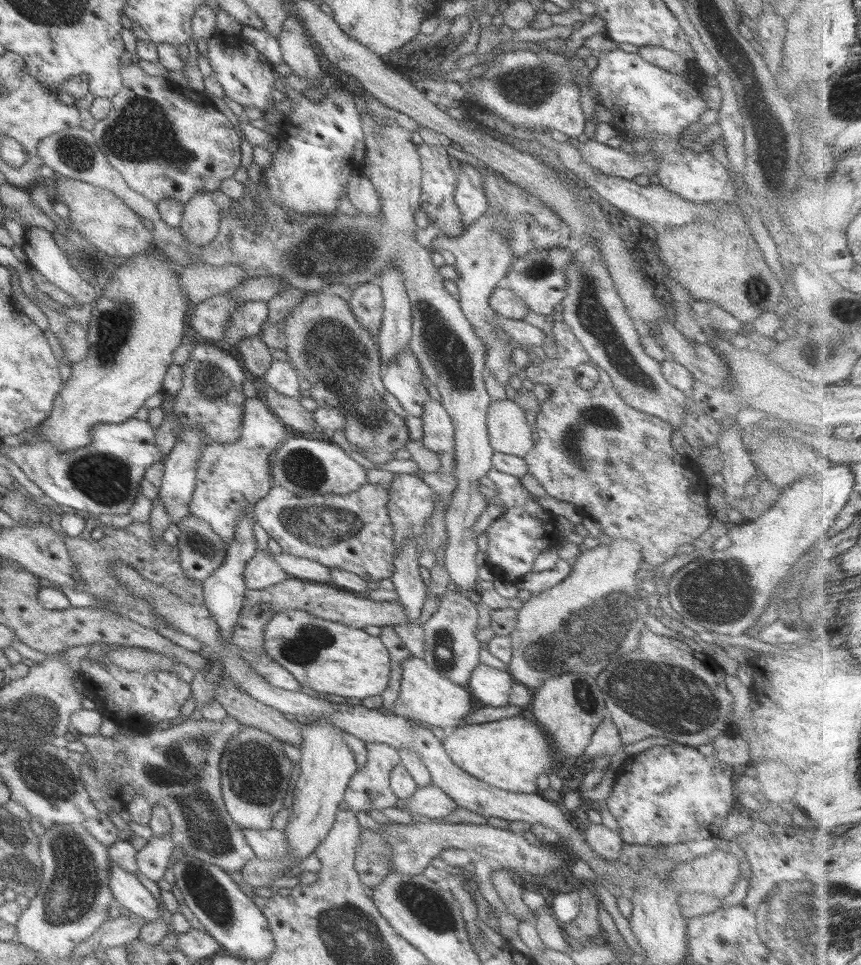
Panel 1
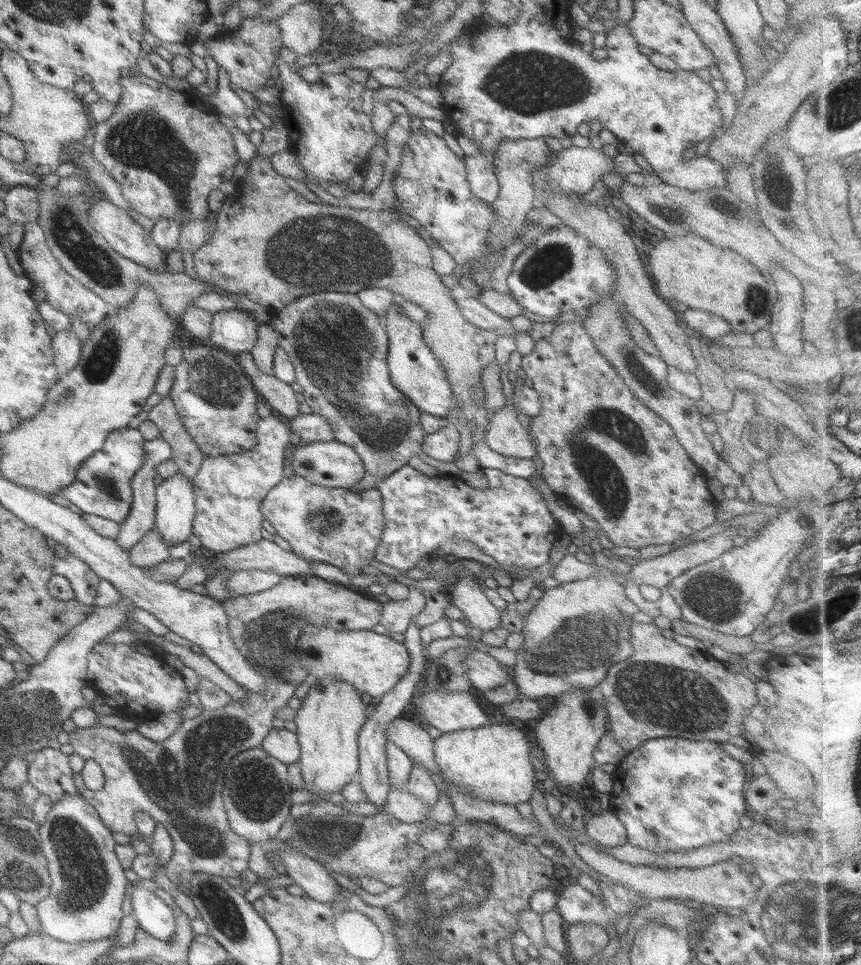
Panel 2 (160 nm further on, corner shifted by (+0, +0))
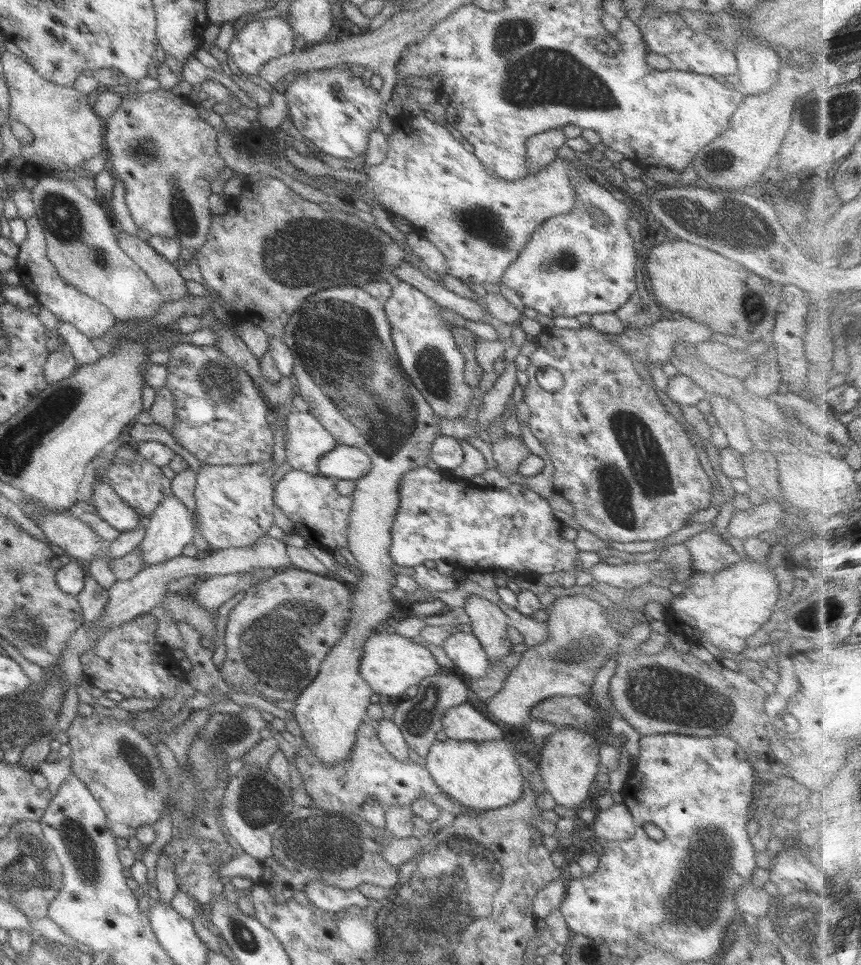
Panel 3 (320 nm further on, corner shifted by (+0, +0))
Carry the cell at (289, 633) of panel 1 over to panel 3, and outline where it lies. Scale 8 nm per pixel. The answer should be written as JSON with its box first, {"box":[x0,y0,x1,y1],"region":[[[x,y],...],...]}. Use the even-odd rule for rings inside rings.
{"box":[358,631,443,699],"region":[[[374,631],[363,643],[358,671],[375,694],[379,694],[381,699],[387,699],[391,696],[404,697],[404,692],[409,686],[415,686],[424,678],[443,669],[429,650],[420,643],[395,633]]]}

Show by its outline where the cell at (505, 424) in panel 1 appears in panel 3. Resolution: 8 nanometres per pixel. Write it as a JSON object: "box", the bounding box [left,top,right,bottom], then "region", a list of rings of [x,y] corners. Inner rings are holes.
{"box":[491,434,531,477],"region":[[[507,434],[499,441],[491,443],[491,453],[493,454],[495,469],[503,477],[517,475],[519,462],[531,454],[519,438],[514,438]]]}

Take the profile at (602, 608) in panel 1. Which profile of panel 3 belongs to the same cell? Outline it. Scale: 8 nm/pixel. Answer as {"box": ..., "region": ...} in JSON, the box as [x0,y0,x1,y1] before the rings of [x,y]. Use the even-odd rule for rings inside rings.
{"box":[485,595,621,726],"region":[[[585,595],[557,597],[557,599],[555,599],[555,601],[549,605],[547,616],[547,620],[545,620],[547,625],[547,638],[541,644],[529,646],[529,649],[521,653],[521,659],[519,659],[517,664],[514,664],[512,669],[508,670],[507,676],[505,677],[501,688],[488,701],[485,702],[485,710],[487,710],[487,714],[489,714],[489,716],[493,716],[497,722],[503,722],[503,724],[509,724],[509,726],[523,725],[529,721],[531,709],[539,702],[549,698],[550,696],[576,696],[581,697],[582,699],[587,698],[589,696],[590,686],[596,671],[605,662],[607,662],[607,658],[610,654],[616,654],[613,653],[613,651],[616,650],[617,646],[619,646],[621,643],[619,634],[617,634],[607,622],[607,619],[603,613],[603,608],[594,602],[593,599],[588,599]]]}

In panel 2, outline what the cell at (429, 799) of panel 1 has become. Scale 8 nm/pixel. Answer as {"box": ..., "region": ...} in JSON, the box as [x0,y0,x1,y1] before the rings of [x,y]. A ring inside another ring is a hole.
{"box":[382,788,431,824],"region":[[[389,788],[385,804],[382,806],[383,813],[403,824],[422,822],[427,819],[430,811],[431,808],[423,804],[419,798],[405,792],[402,788]]]}

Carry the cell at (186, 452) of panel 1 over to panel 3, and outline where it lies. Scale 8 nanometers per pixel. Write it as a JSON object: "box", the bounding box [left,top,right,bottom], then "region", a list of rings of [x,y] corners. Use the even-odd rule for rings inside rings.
{"box":[137,494,194,566],"region":[[[173,494],[165,497],[149,515],[137,546],[142,566],[161,564],[181,555],[183,546],[191,542],[194,532],[193,521],[183,503],[177,501]]]}

